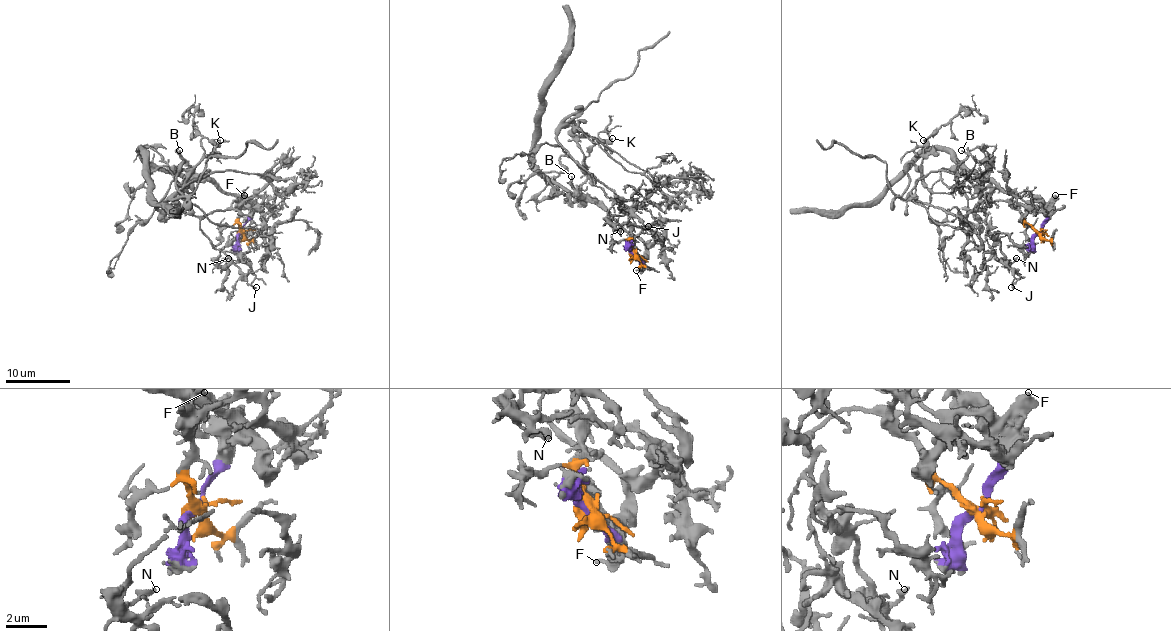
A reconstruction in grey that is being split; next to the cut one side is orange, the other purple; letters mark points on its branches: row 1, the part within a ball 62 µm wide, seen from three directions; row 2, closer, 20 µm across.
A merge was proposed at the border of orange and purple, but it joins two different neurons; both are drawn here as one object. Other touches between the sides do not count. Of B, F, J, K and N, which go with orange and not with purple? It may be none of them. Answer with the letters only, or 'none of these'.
J, K, N

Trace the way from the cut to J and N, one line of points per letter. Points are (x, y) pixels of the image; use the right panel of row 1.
J: (1039, 233), (1005, 201), (993, 201), (985, 209), (988, 233), (985, 240), (988, 248), (1011, 270), (1011, 286)
N: (1039, 233), (1005, 201), (993, 201), (985, 209), (988, 230), (1001, 251), (1009, 262), (1016, 257)

